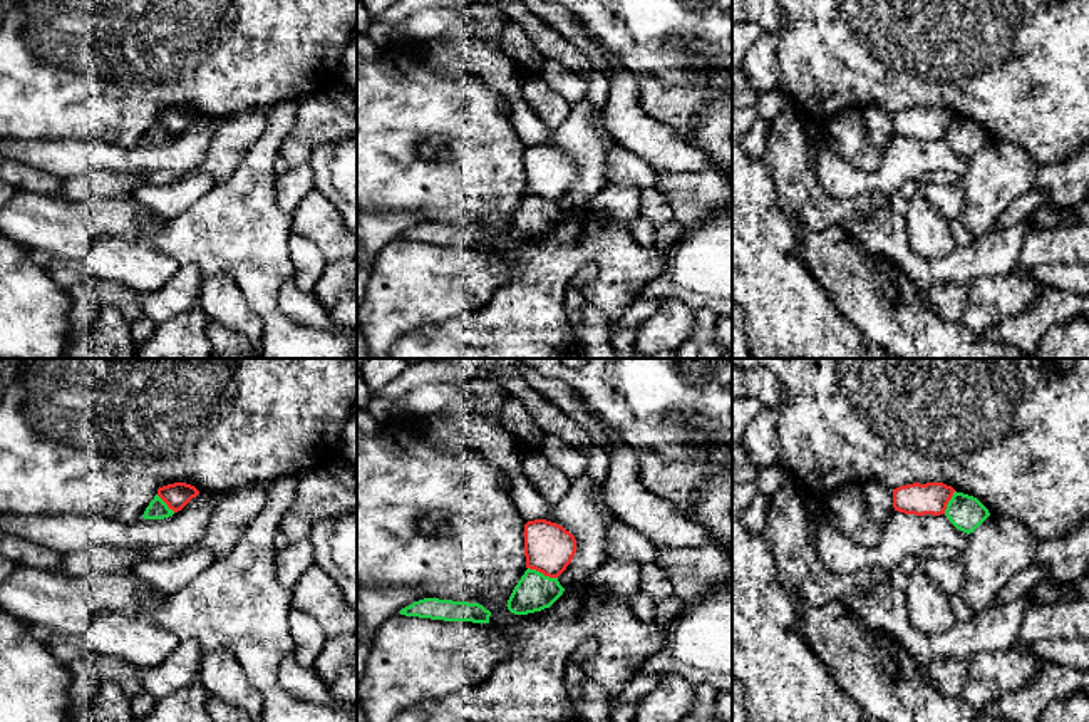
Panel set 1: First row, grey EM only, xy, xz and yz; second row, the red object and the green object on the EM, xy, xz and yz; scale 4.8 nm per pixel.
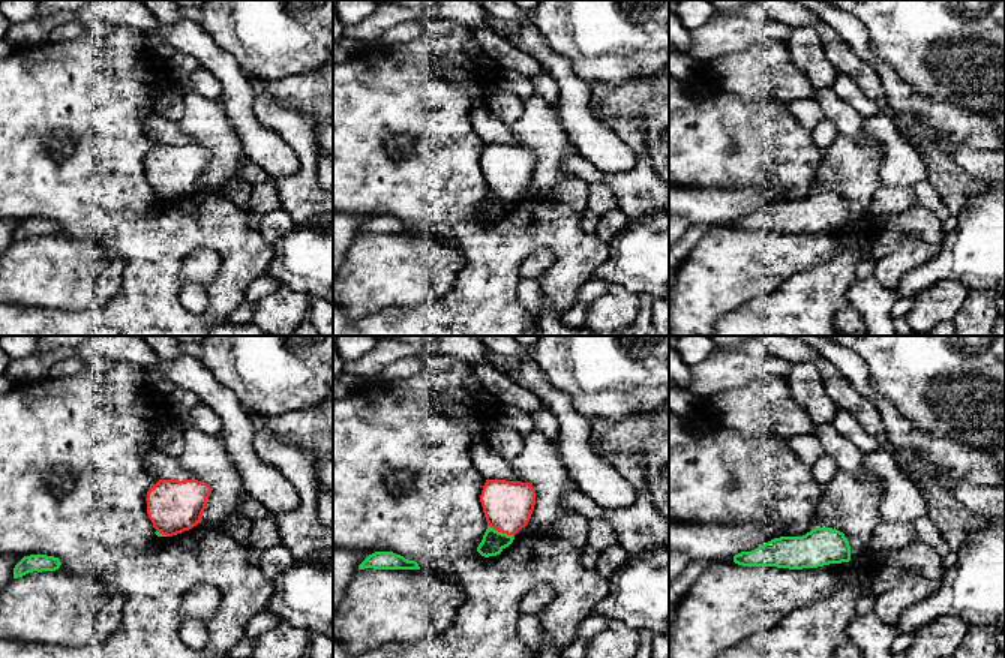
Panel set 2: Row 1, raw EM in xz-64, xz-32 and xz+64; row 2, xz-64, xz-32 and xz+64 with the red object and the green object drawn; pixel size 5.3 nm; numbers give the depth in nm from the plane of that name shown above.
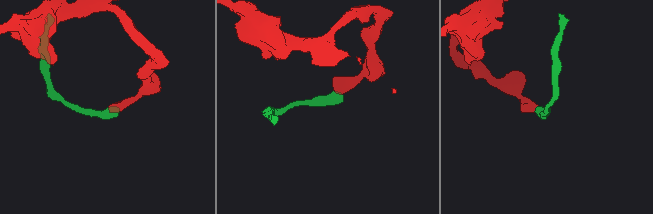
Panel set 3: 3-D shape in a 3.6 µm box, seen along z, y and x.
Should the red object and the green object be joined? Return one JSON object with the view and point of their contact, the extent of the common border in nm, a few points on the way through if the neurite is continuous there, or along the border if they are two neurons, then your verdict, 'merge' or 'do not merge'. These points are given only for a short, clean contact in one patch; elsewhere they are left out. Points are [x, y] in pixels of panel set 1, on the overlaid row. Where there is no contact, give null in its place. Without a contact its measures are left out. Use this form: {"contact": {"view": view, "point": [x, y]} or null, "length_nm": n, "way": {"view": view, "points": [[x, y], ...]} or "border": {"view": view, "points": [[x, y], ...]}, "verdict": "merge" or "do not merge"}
{"contact": {"view": "xz", "point": [543, 573]}, "length_nm": 160, "border": {"view": "xz", "points": [[528, 567], [557, 578]]}, "verdict": "do not merge"}

